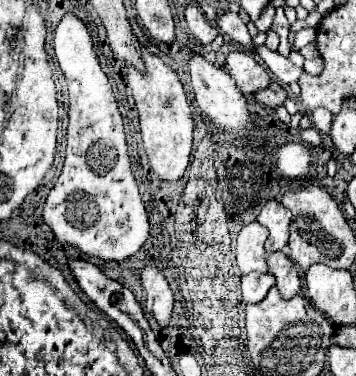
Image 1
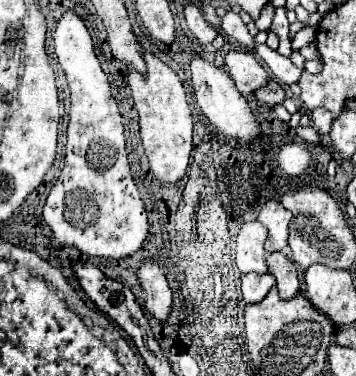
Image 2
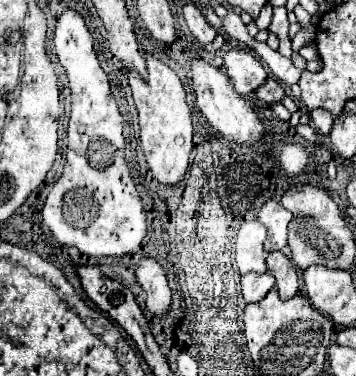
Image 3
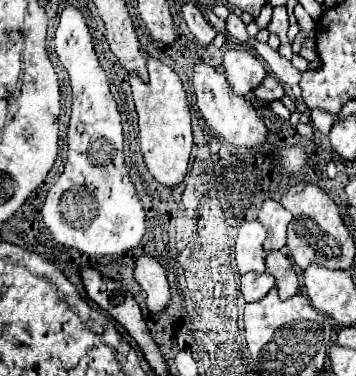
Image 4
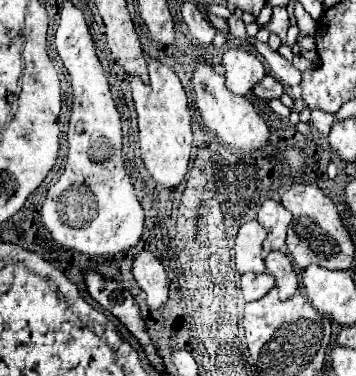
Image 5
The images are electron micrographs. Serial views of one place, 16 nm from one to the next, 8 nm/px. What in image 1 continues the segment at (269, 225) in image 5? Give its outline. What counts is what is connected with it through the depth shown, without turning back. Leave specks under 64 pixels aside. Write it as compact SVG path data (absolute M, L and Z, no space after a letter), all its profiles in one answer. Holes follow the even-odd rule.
M270 200L264 204L264 208L258 214L258 222L268 228L268 240L264 244L266 252L282 250L288 244L288 226L290 226L290 212L276 200Z

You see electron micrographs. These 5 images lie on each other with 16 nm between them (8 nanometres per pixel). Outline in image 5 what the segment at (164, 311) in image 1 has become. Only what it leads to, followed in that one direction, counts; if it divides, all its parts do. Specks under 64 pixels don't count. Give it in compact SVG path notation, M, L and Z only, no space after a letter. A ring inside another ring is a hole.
M140 250L134 256L132 276L144 290L150 310L160 308L168 300L168 280L164 266L150 250Z

